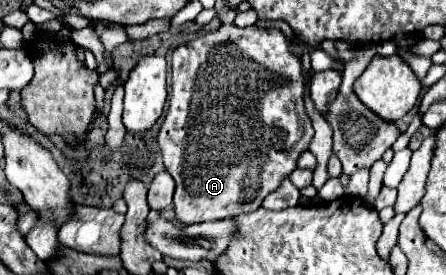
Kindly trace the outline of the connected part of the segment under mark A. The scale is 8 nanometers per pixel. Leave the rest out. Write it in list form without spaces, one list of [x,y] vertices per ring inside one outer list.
[[[220,24],[216,30],[206,32],[202,36],[198,36],[192,42],[186,42],[178,48],[174,48],[172,52],[172,86],[170,86],[170,106],[168,106],[168,114],[158,130],[158,148],[162,152],[162,160],[166,170],[170,172],[170,176],[176,182],[176,192],[174,192],[174,210],[176,210],[176,218],[184,224],[196,224],[196,222],[206,222],[206,220],[224,220],[224,218],[232,218],[240,212],[252,212],[256,210],[262,200],[274,192],[280,182],[290,176],[298,166],[298,158],[304,150],[308,150],[308,144],[312,140],[312,132],[306,132],[304,122],[300,120],[298,112],[296,112],[296,82],[294,80],[302,80],[302,104],[304,104],[304,94],[306,94],[306,86],[308,86],[308,78],[302,74],[302,62],[300,58],[292,52],[288,38],[282,34],[280,28],[260,28],[260,26],[246,26],[240,28],[236,24]]]

